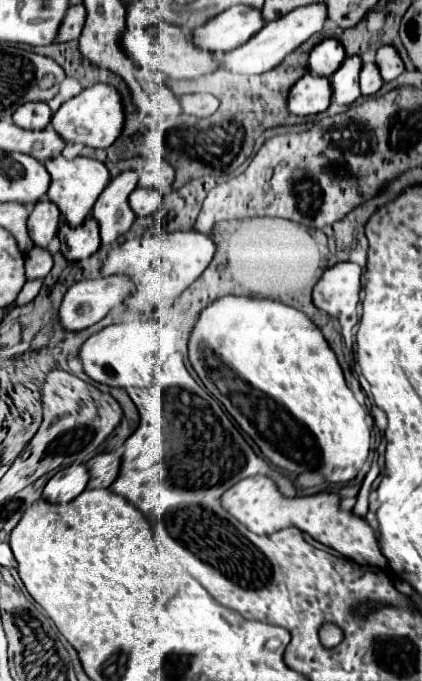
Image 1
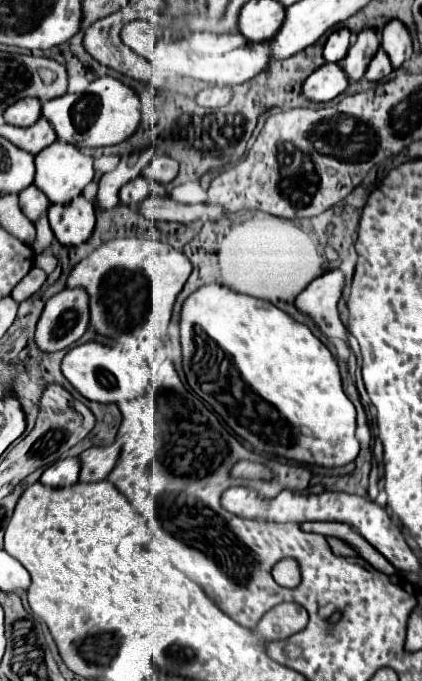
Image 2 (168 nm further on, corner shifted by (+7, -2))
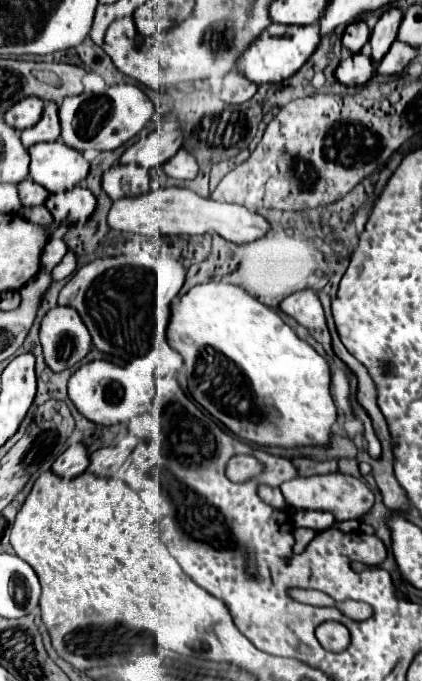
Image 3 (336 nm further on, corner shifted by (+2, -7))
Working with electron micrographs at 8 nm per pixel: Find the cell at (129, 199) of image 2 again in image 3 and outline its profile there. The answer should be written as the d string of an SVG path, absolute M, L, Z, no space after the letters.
M113 164L103 174L101 186L111 200L139 196L149 190L149 174L137 164Z

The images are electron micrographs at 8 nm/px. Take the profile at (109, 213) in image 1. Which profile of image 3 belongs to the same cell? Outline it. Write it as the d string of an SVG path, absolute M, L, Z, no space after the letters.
M153 130L145 138L139 138L131 144L123 156L119 158L121 164L139 164L143 168L155 168L165 164L183 144L183 130Z

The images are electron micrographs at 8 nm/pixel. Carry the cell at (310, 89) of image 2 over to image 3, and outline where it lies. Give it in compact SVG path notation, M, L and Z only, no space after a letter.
M357 52L351 58L343 60L339 64L339 68L337 68L337 78L347 86L367 84L373 74L375 74L373 60L369 56L365 56L365 54L361 54L361 52Z

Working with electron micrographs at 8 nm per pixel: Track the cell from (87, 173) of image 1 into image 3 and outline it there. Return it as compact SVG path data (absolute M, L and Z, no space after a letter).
M61 140L33 144L27 152L31 156L29 178L51 194L77 186L89 174L89 164L81 152L65 146Z

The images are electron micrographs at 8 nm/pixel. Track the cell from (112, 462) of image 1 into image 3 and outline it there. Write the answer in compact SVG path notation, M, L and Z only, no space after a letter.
M125 436L119 440L117 446L95 450L91 454L91 464L87 470L95 476L113 476L121 468L121 464L127 460L135 444L137 444L135 436Z

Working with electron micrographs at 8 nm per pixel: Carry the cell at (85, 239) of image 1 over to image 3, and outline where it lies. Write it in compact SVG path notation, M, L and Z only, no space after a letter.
M81 186L71 190L49 194L45 200L45 208L53 214L55 220L63 220L65 224L77 224L87 220L95 210L95 196Z

